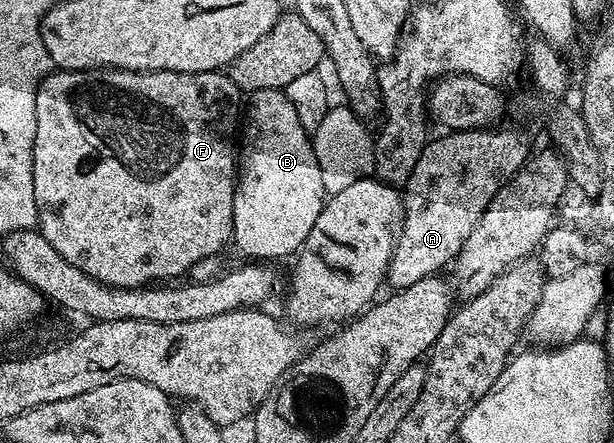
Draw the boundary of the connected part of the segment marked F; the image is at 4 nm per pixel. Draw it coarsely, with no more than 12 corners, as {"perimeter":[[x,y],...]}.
{"perimeter":[[58,69],[37,228],[105,285],[234,236],[225,72]]}

